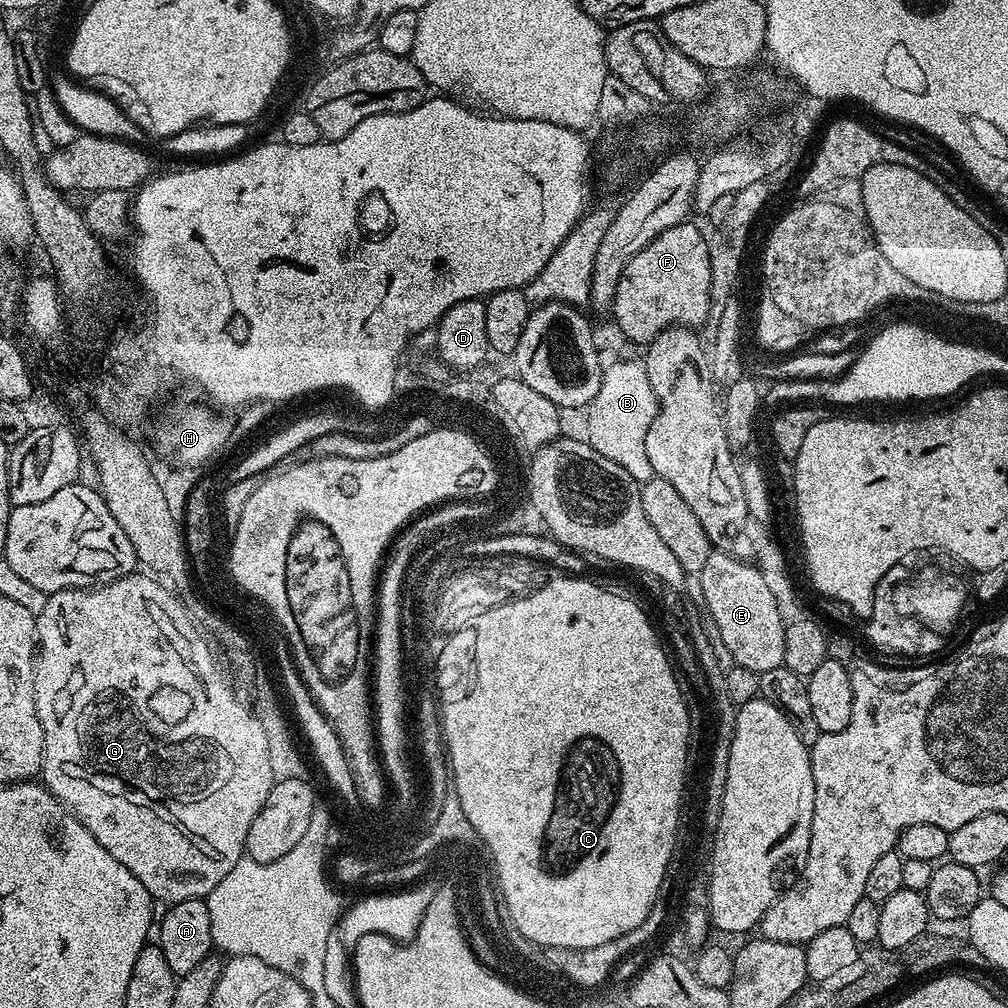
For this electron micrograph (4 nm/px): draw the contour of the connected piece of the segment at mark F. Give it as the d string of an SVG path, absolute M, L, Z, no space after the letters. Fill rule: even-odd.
M685 222L678 226L670 226L658 238L654 238L622 270L620 281L614 294L614 302L610 313L611 319L616 319L616 328L628 340L647 346L662 330L673 326L697 326L708 316L708 311L714 308L710 298L710 254L705 233L700 233L692 225Z

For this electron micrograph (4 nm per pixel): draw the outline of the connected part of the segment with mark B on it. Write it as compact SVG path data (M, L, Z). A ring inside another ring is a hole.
M639 359L620 360L617 364L604 368L604 377L598 386L598 394L594 394L588 403L587 439L591 441L602 458L616 462L638 482L652 479L654 473L650 460L646 458L646 434L660 408L656 401L654 386L650 386L650 378L646 378L646 370Z

